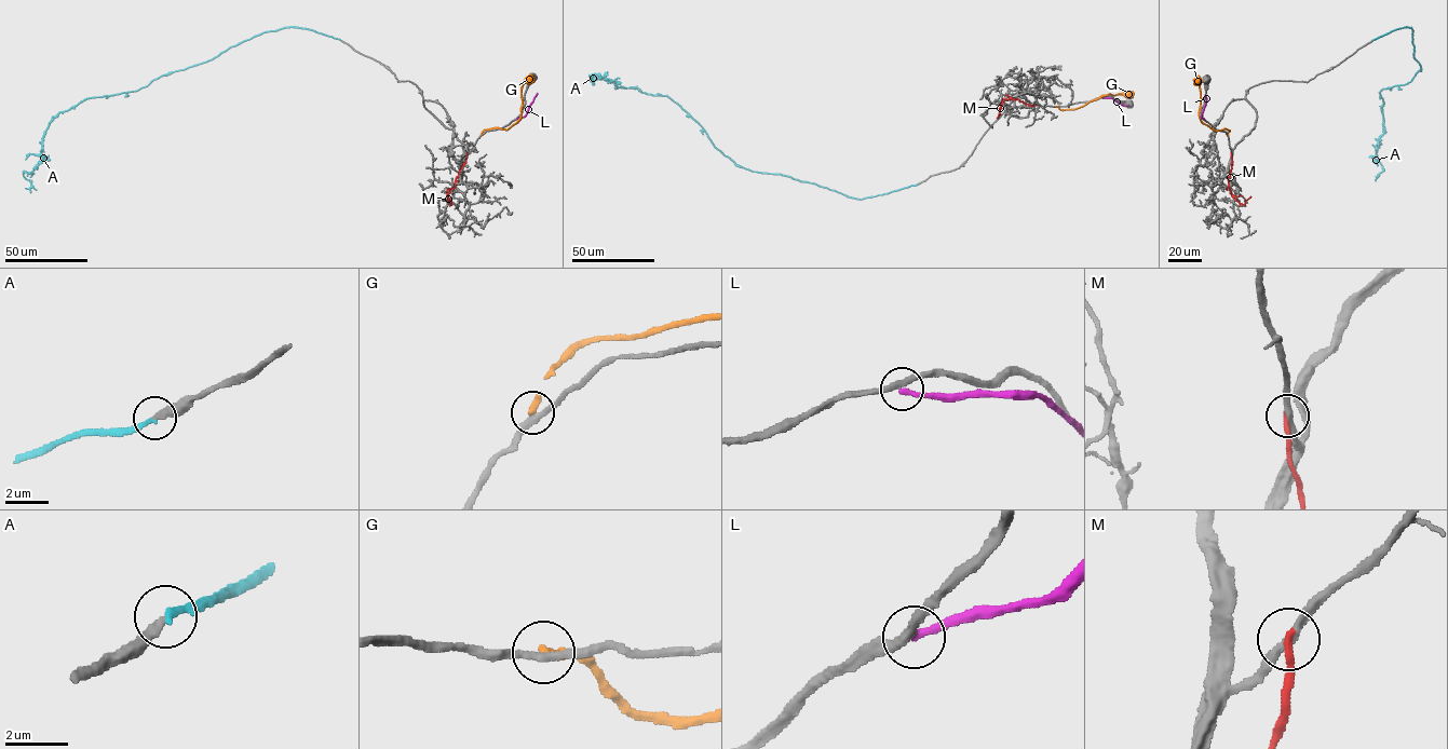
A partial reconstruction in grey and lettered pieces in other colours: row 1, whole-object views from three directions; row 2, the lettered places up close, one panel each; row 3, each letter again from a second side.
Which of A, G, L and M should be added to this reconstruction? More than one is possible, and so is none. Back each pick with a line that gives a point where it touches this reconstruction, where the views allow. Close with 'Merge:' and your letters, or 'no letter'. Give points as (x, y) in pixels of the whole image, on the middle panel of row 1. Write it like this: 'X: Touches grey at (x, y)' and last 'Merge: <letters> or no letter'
A: Touches grey at (917, 184)
Merge: A

